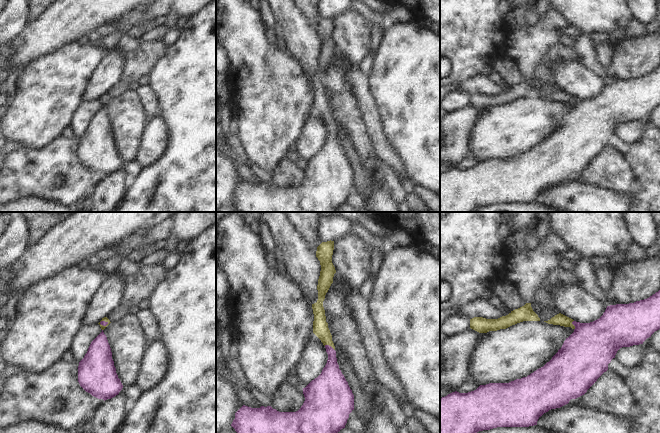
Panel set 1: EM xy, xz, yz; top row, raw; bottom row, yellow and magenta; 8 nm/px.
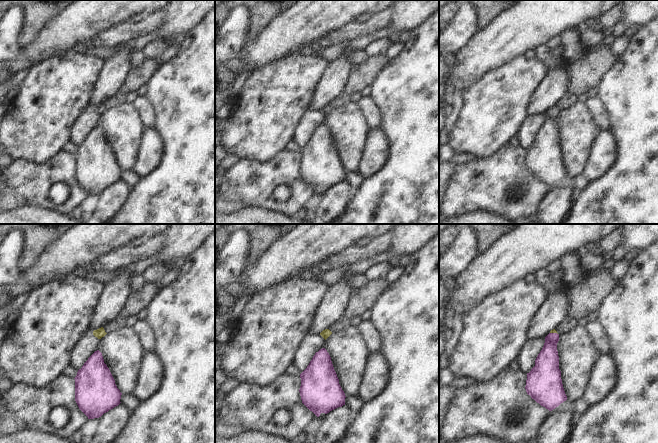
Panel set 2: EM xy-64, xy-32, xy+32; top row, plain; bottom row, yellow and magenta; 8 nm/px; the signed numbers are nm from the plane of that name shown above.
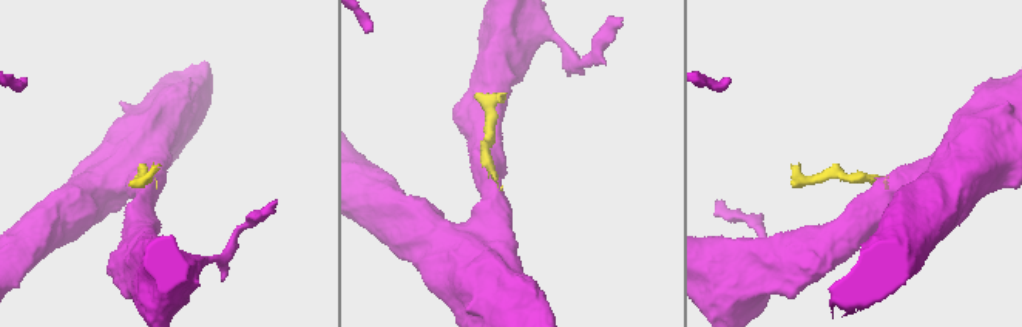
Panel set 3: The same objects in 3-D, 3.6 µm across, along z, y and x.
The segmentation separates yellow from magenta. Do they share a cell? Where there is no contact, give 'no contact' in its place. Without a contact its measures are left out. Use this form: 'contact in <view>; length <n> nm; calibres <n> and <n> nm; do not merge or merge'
contact in xz; length 100 nm; calibres 130 and 180 nm; merge

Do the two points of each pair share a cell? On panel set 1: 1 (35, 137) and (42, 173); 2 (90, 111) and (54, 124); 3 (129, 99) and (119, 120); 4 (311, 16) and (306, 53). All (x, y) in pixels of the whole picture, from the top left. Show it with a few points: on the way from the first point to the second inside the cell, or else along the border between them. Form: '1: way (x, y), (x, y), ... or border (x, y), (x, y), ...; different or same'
1: border (58, 137), (39, 148), (23, 147); different
2: border (82, 100), (68, 125); different
3: way (128, 104), (124, 115); same
4: border (298, 10), (315, 31); different

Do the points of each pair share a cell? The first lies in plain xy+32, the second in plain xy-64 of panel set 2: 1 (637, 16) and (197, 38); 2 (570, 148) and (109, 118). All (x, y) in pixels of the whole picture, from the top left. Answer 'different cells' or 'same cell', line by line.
1: different cells
2: same cell

